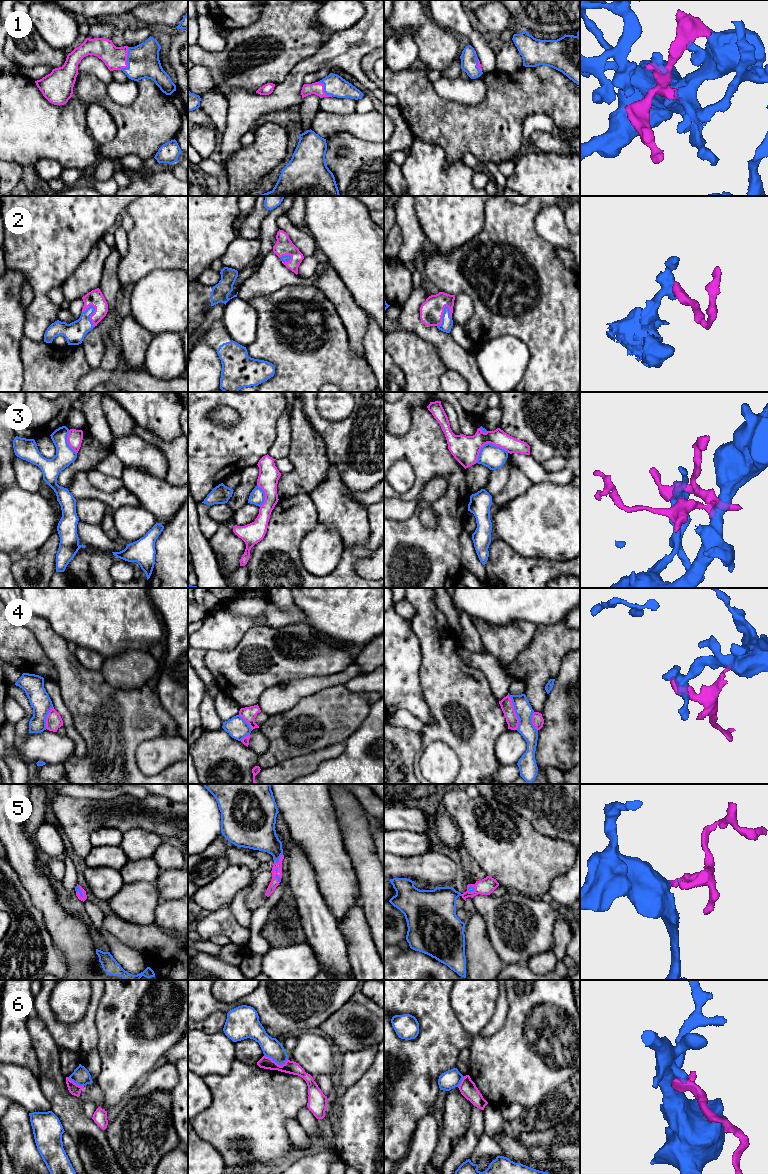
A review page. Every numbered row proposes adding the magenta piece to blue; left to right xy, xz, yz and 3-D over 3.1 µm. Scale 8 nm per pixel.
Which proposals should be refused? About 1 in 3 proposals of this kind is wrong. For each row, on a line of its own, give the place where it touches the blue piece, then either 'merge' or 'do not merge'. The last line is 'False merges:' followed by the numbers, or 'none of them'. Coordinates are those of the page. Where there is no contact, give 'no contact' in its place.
1: contact xy (127, 60); merge
2: contact yz (442, 316); merge
3: contact yz (487, 443); do not merge
4: contact yz (515, 712); do not merge
5: contact xz (279, 858); merge
6: contact xz (276, 1062); do not merge
False merges: 3, 4, 6

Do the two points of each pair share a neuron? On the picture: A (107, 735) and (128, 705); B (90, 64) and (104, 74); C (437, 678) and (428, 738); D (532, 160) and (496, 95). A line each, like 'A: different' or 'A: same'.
A: same
B: same
C: same
D: different

